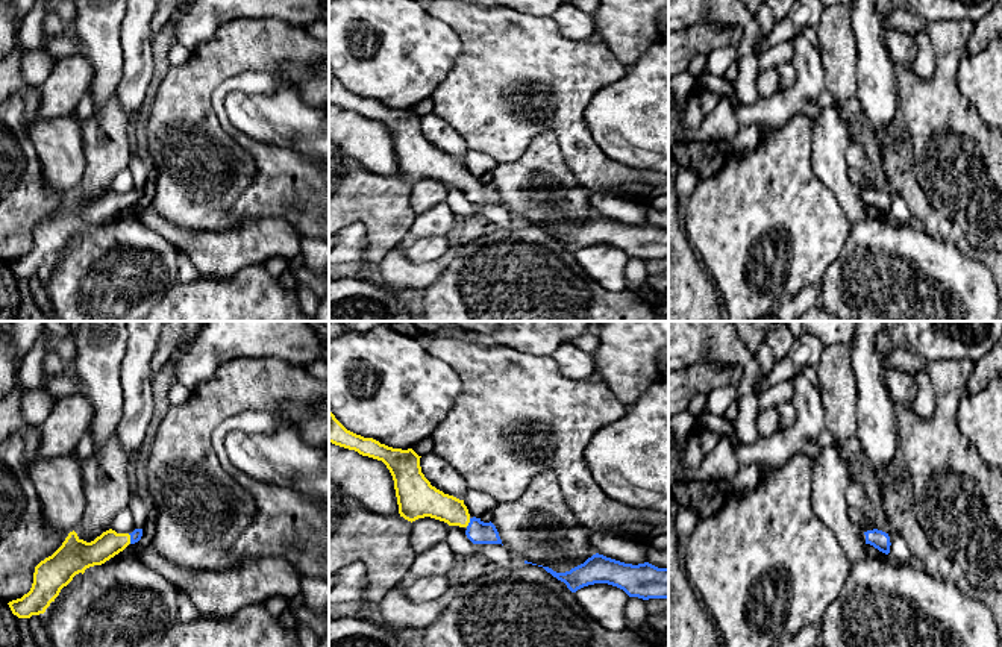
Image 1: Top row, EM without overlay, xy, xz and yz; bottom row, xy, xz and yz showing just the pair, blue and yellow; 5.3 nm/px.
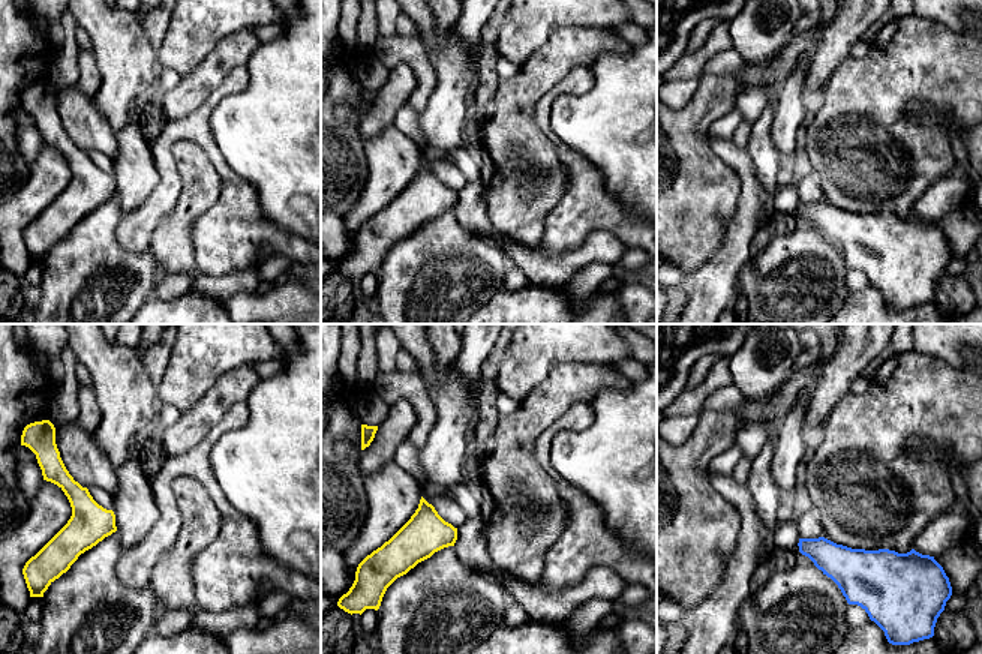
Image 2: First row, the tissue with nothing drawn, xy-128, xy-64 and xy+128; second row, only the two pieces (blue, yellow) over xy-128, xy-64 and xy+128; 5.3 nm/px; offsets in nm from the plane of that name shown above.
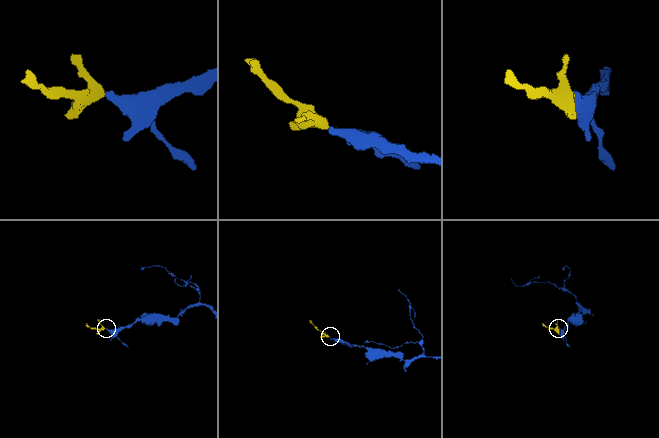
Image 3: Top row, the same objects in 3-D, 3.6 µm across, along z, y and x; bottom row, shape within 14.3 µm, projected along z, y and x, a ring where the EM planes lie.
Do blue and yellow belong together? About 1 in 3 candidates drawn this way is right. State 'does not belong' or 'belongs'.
belongs

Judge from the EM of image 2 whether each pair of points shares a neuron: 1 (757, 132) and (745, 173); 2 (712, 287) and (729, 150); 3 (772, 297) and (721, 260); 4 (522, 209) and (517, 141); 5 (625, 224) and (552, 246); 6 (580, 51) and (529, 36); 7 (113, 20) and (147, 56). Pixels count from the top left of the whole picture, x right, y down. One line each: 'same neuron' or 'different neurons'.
1: different neurons
2: same neuron
3: different neurons
4: same neuron
5: same neuron
6: different neurons
7: same neuron

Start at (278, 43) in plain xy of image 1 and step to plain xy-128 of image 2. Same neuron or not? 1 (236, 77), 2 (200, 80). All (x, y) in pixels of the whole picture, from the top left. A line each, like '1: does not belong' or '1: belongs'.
1: does not belong
2: belongs

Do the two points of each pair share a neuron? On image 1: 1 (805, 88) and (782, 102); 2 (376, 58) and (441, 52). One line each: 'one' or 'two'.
1: one
2: one

